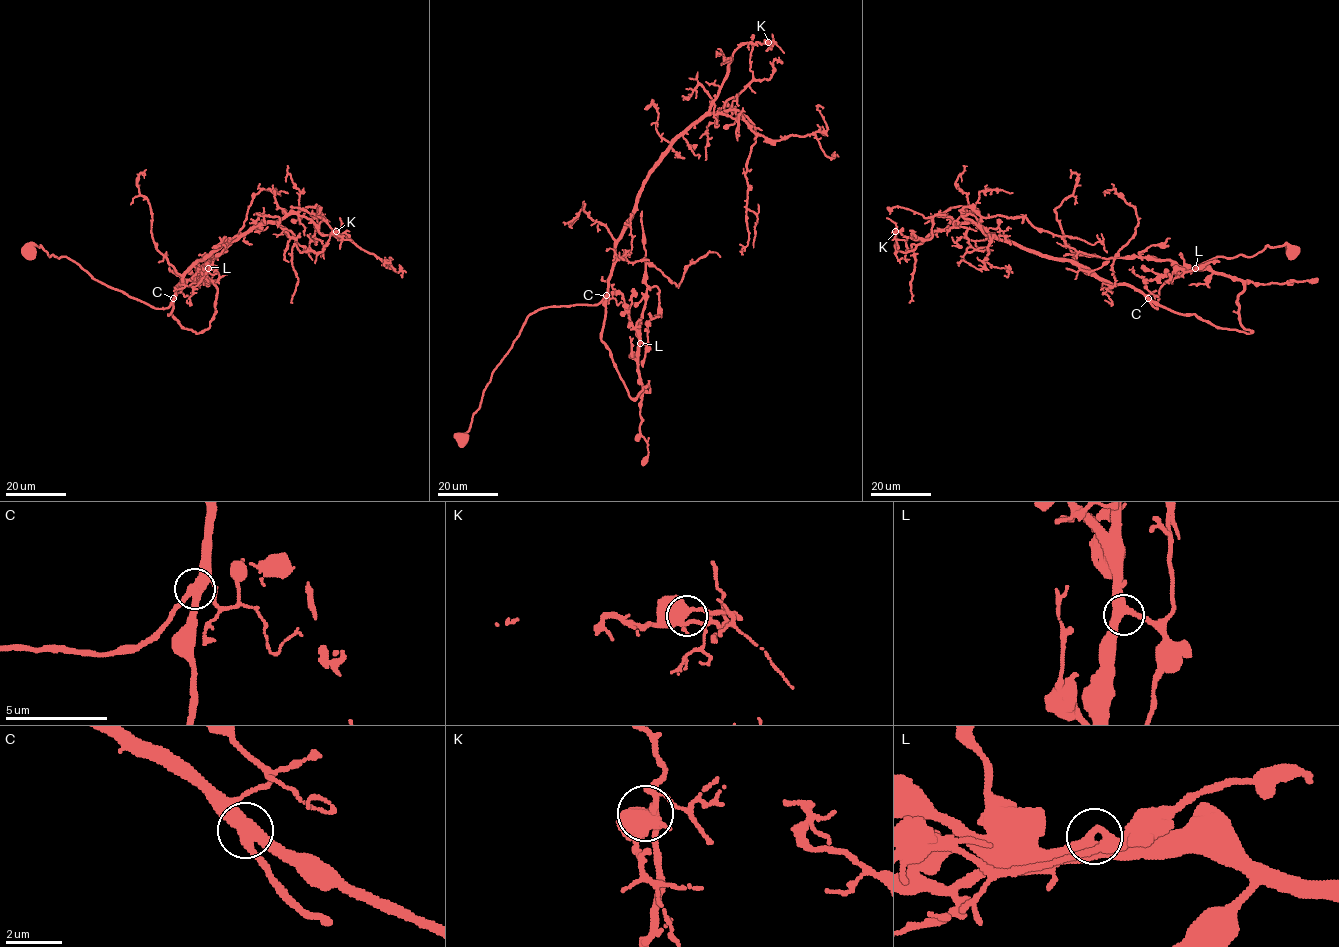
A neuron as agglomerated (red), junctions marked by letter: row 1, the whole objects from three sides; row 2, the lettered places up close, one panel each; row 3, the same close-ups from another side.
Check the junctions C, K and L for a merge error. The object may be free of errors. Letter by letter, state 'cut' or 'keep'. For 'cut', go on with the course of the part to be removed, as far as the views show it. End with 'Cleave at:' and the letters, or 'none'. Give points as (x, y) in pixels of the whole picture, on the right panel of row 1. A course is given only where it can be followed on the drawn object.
C: keep
K: keep
L: keep
Cleave at: none

